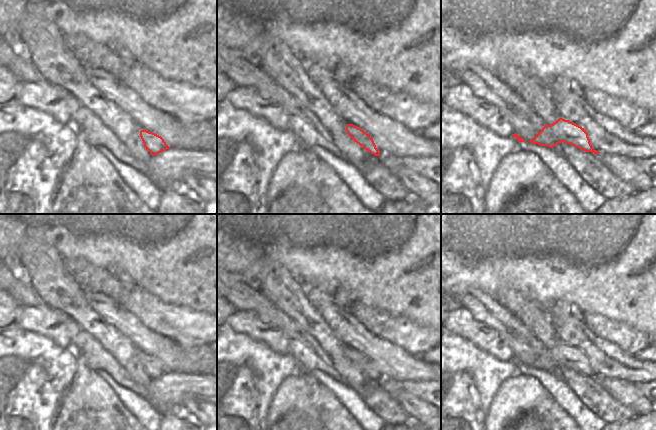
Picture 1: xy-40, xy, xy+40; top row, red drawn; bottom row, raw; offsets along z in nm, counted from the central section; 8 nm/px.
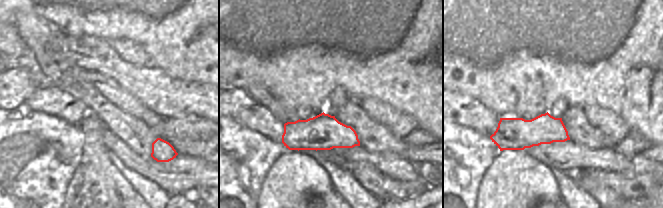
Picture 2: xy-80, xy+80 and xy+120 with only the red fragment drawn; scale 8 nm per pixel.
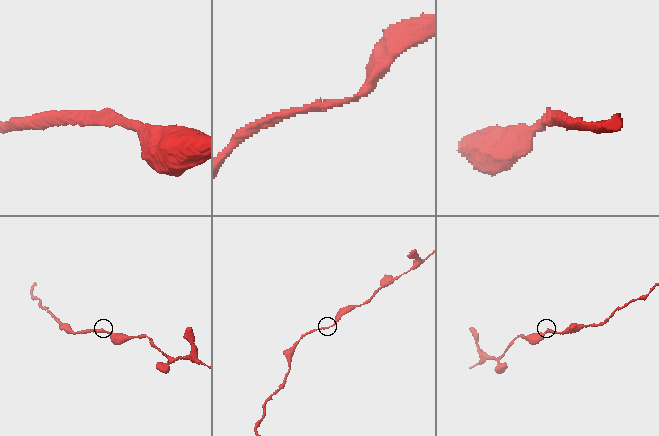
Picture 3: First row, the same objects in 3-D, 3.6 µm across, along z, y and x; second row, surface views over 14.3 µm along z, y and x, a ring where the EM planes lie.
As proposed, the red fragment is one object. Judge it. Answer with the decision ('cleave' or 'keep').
keep

